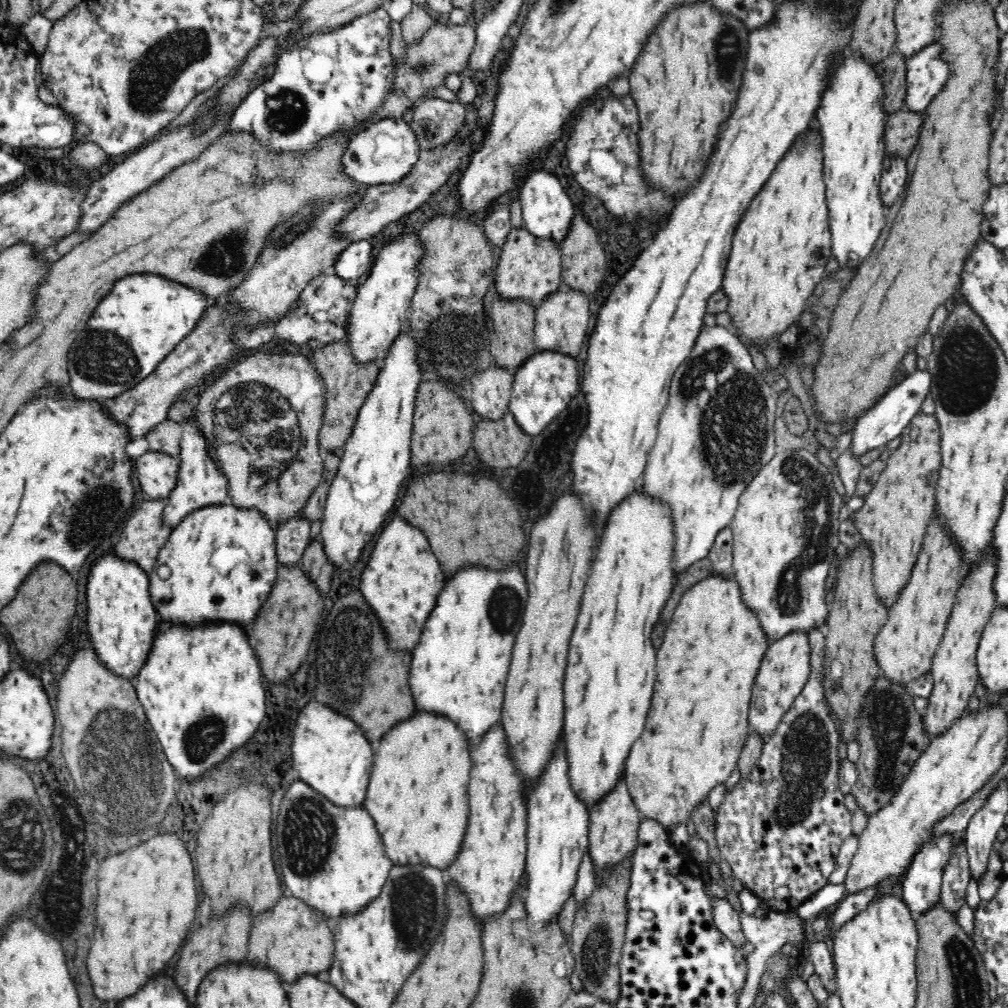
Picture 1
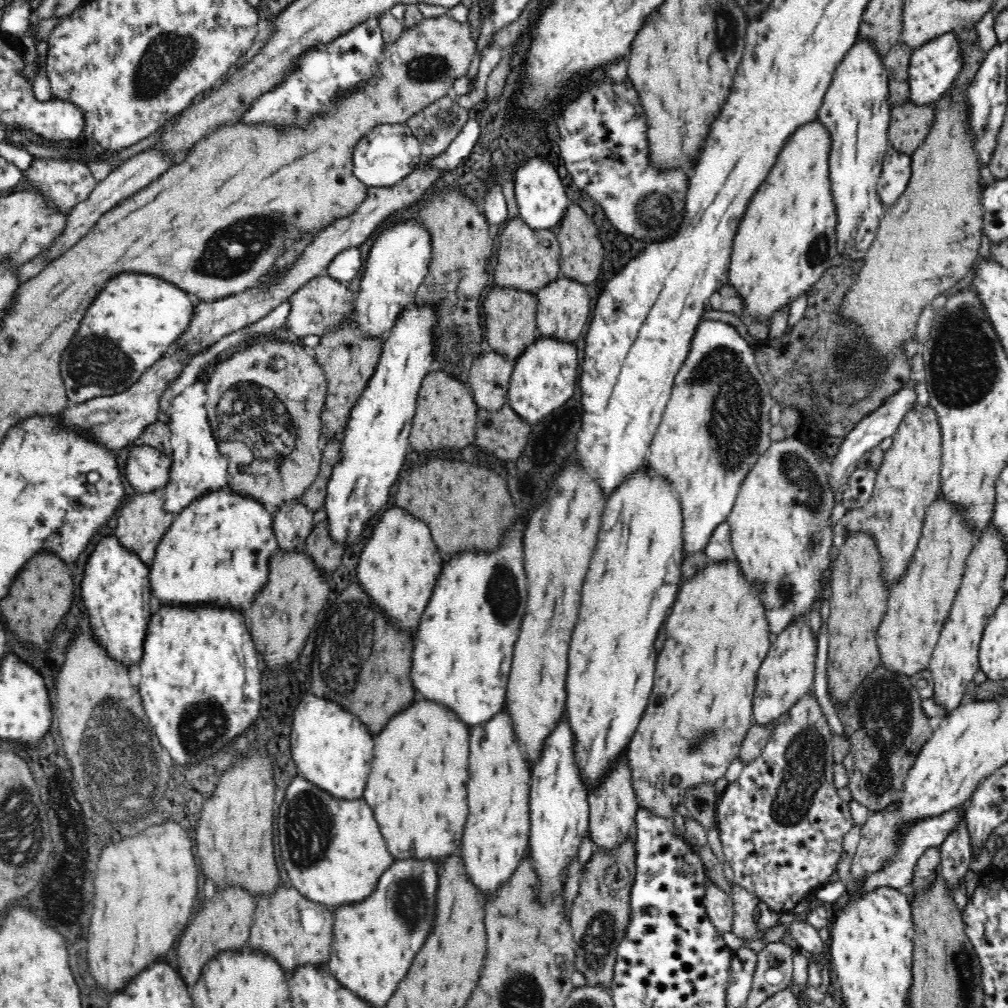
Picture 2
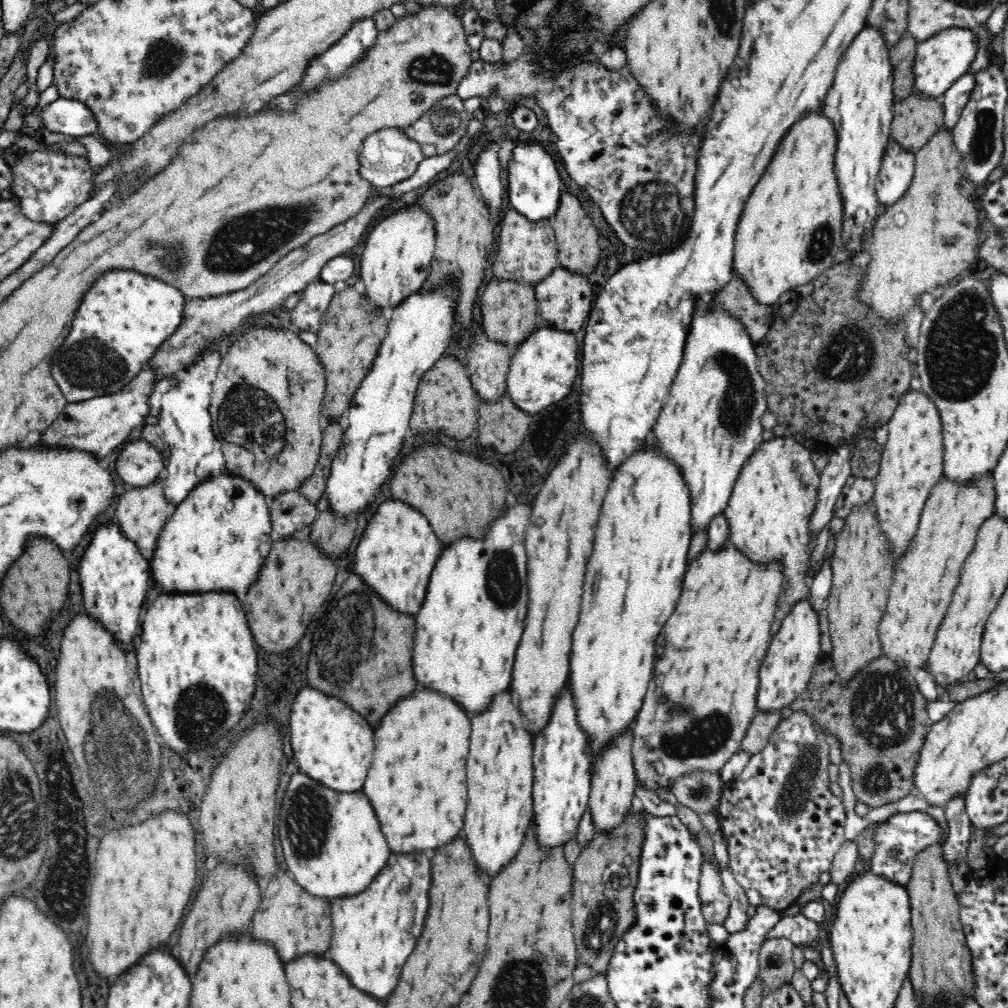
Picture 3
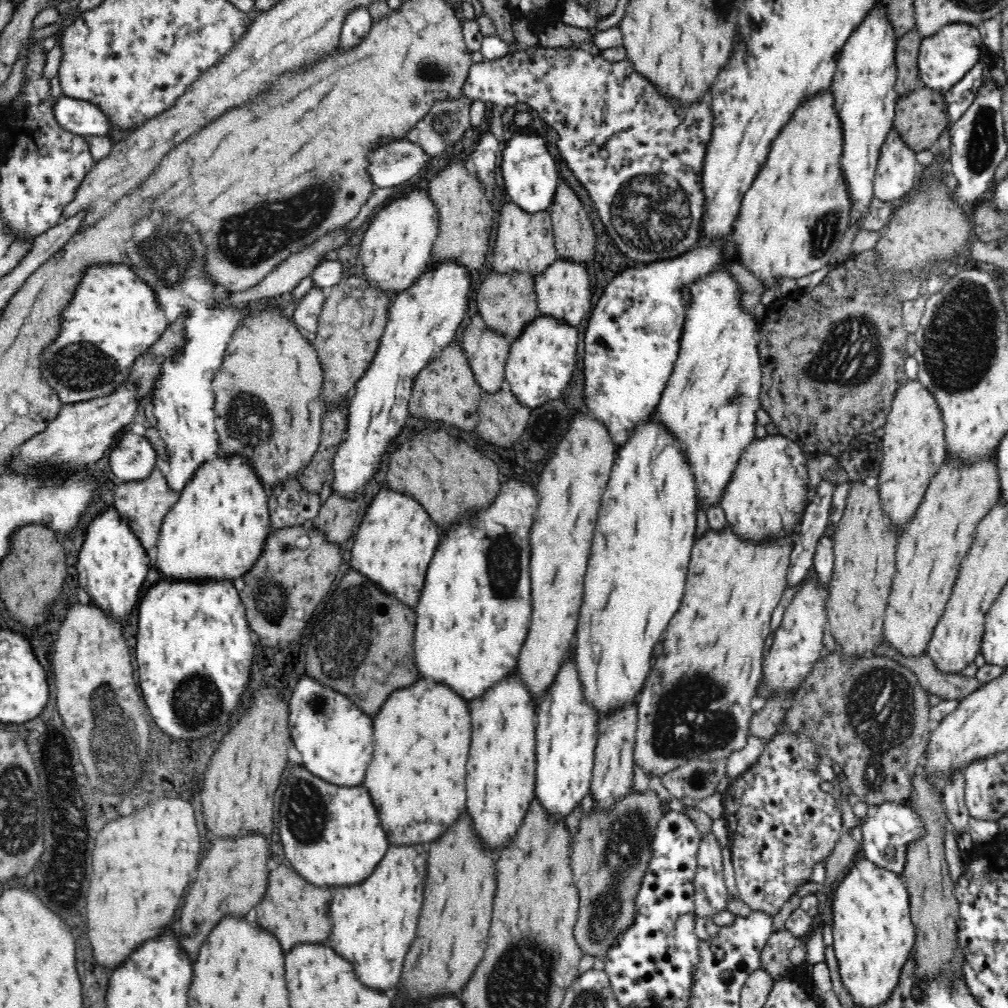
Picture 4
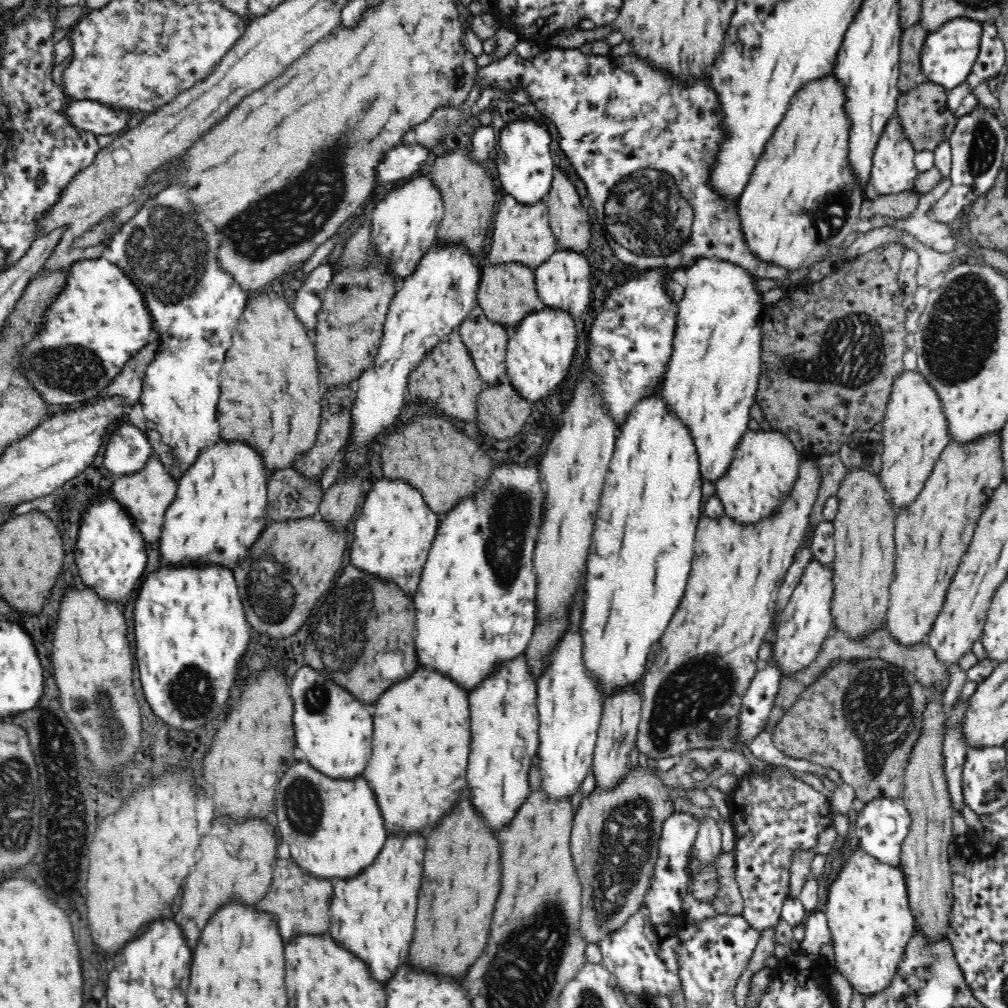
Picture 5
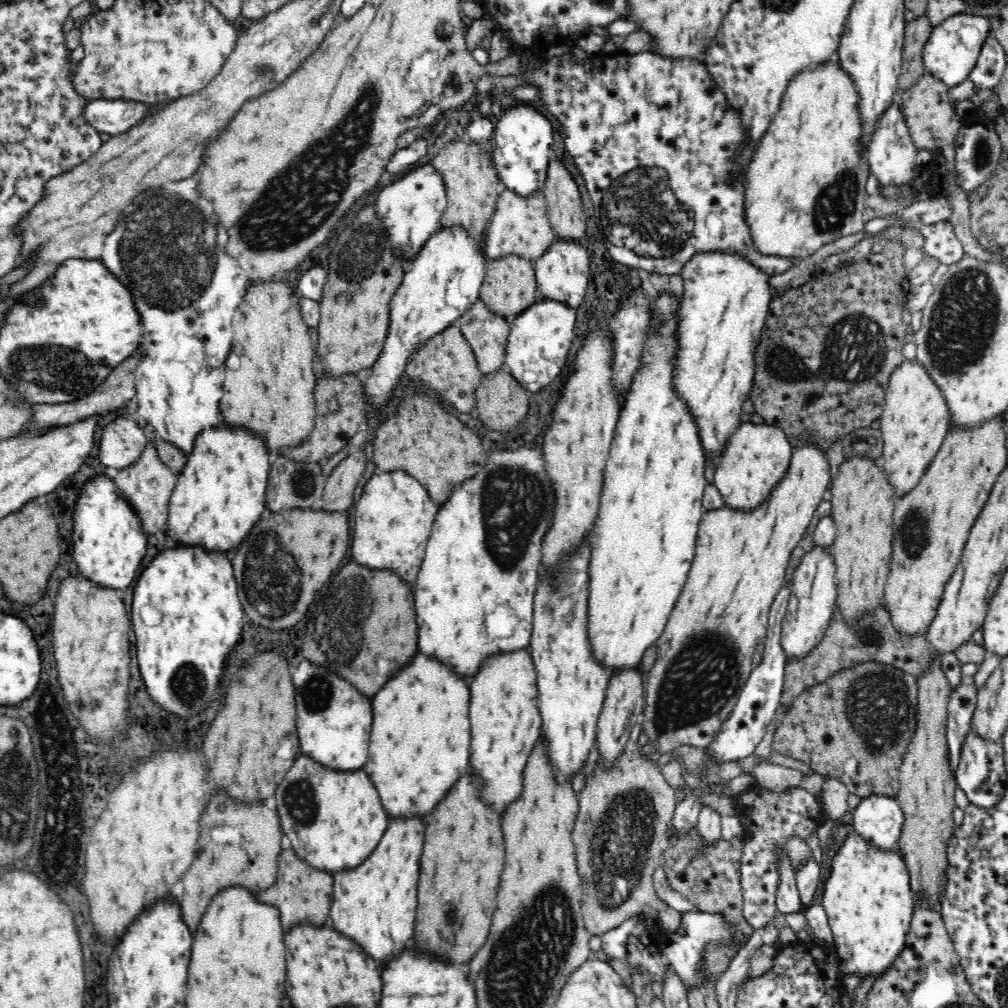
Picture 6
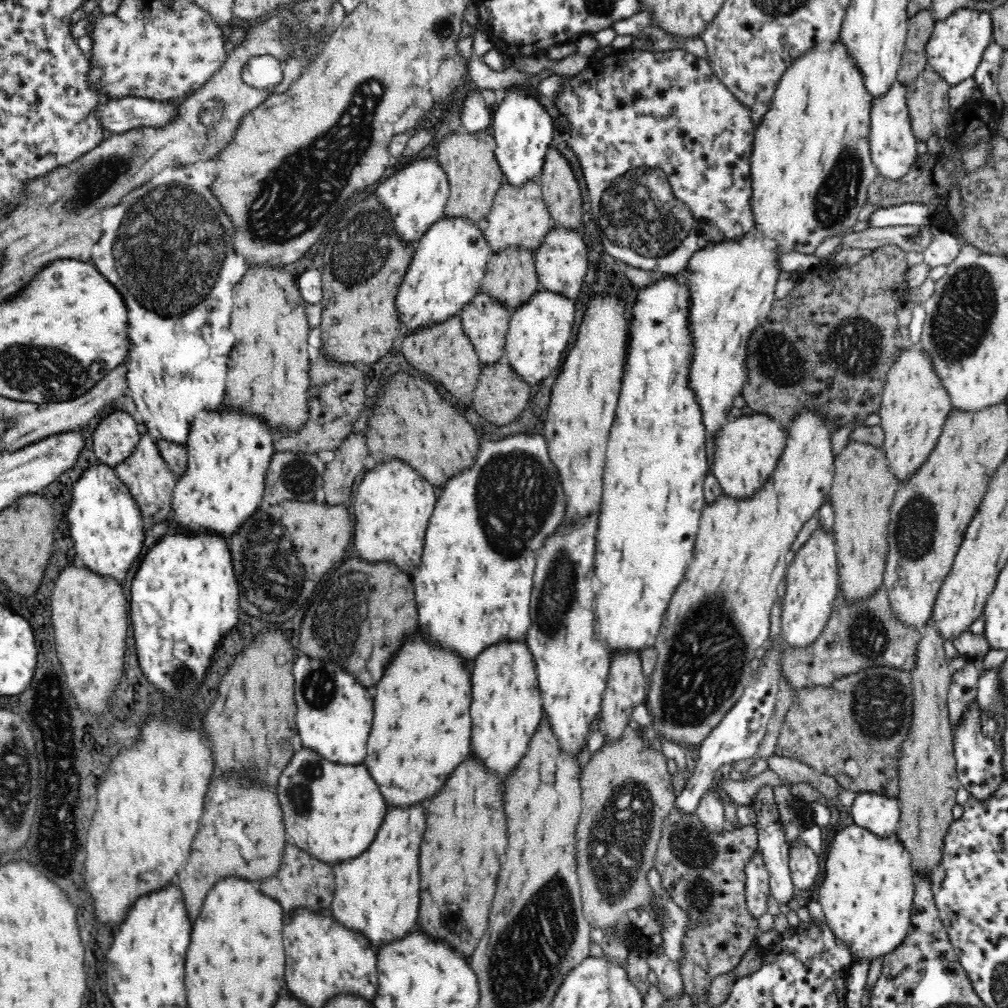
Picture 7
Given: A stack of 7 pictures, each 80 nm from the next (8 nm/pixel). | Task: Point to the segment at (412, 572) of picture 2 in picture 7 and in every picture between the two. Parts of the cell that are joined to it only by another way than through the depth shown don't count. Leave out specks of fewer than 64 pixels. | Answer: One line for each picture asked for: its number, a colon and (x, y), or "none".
3: (396, 554)
4: (396, 541)
5: (394, 532)
6: (394, 516)
7: (393, 504)

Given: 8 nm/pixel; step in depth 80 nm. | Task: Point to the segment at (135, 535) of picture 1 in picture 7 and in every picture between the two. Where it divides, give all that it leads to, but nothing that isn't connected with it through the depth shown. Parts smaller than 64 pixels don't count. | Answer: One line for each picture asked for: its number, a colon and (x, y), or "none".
2: (143, 520)
3: (142, 512)
4: (143, 504)
5: (146, 495)
6: (148, 483)
7: (151, 482)

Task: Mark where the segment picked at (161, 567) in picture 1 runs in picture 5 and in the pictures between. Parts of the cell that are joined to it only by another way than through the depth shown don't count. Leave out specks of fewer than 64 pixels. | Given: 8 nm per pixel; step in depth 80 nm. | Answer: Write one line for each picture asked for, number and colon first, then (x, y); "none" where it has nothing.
2: (217, 550)
3: (217, 538)
4: (216, 529)
5: (220, 507)

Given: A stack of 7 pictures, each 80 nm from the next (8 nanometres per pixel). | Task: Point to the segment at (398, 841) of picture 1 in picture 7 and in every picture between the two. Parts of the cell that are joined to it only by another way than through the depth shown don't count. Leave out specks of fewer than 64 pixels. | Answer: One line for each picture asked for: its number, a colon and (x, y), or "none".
2: (417, 789)
3: (416, 786)
4: (417, 779)
5: (417, 766)
6: (420, 743)
7: (421, 726)

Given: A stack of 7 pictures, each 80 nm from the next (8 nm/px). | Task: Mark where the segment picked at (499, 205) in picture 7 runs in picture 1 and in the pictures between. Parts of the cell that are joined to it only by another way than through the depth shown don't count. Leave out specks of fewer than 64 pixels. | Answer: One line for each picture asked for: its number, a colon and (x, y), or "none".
1: (529, 267)
2: (527, 259)
3: (527, 251)
4: (525, 242)
5: (522, 233)
6: (520, 225)

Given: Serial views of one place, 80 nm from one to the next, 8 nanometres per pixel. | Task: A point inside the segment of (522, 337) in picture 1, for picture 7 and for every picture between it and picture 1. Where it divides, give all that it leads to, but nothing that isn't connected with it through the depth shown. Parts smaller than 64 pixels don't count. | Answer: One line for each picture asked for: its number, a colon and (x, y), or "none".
2: (510, 313)
3: (509, 309)
4: (507, 301)
5: (507, 292)
6: (509, 286)
7: (511, 277)

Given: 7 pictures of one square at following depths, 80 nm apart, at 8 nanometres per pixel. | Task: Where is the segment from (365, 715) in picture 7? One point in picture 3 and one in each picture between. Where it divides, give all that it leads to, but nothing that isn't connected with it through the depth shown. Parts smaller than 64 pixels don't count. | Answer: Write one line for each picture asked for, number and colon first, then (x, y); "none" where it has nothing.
3: (333, 744)
4: (334, 736)
5: (334, 730)
6: (334, 720)

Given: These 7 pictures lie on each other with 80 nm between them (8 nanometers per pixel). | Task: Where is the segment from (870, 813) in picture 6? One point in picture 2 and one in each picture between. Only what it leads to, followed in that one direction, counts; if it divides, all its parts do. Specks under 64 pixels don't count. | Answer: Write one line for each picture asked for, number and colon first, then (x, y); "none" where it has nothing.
2: (915, 837)
3: (896, 838)
4: (889, 827)
5: (883, 823)

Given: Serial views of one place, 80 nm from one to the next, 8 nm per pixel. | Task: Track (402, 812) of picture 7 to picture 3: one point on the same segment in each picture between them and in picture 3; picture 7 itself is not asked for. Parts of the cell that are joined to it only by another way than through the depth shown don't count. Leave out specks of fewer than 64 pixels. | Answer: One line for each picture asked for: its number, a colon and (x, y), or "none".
3: (374, 931)
4: (372, 924)
5: (372, 914)
6: (375, 903)

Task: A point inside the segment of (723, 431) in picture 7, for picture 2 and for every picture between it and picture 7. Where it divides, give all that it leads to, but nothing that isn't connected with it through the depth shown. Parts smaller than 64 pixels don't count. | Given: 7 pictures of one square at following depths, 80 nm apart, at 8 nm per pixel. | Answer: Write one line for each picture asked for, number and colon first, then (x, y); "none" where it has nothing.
2: (779, 529)
3: (771, 501)
4: (769, 487)
5: (765, 462)
6: (757, 454)

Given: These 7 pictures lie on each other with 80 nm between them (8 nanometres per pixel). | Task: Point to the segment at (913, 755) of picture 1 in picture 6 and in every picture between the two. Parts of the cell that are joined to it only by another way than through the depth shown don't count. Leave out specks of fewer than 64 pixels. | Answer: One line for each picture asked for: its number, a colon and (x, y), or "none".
2: (884, 721)
3: (879, 717)
4: (869, 715)
5: (863, 717)
6: (868, 713)

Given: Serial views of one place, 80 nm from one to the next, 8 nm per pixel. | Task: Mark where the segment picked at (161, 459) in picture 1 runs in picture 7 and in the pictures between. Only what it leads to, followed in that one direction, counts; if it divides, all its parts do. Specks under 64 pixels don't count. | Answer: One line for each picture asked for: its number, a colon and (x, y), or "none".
2: (146, 468)
3: (138, 463)
4: (133, 457)
5: (127, 449)
6: (121, 440)
7: (114, 436)

